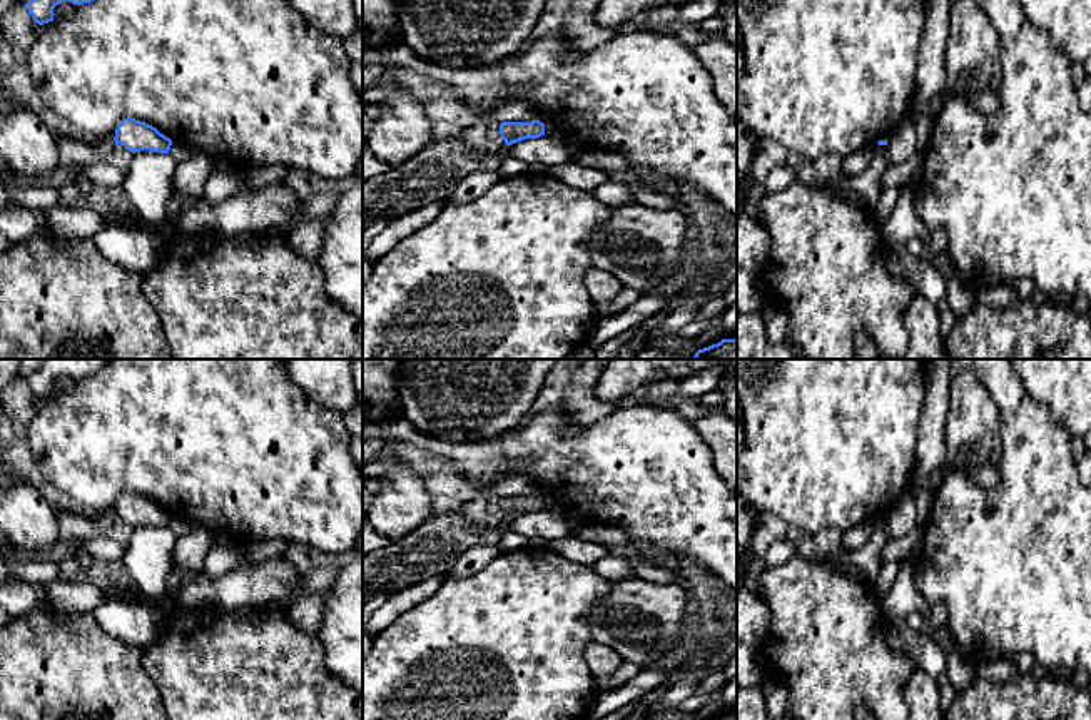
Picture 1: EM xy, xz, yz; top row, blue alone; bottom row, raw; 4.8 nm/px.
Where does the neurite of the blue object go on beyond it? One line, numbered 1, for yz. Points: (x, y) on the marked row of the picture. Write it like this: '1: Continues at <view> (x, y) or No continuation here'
1: No continuation here

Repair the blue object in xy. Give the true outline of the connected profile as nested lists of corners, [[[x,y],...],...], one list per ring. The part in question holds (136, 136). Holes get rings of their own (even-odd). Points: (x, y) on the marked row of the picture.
[[[135,119],[120,120],[114,140],[134,154],[140,150],[169,154],[172,145],[172,140],[155,127]]]

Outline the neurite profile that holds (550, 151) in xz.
[[[541,135],[538,139],[525,139],[510,145],[508,154],[518,160],[540,162],[546,167],[561,165],[573,160],[573,152],[568,149],[563,137]]]

